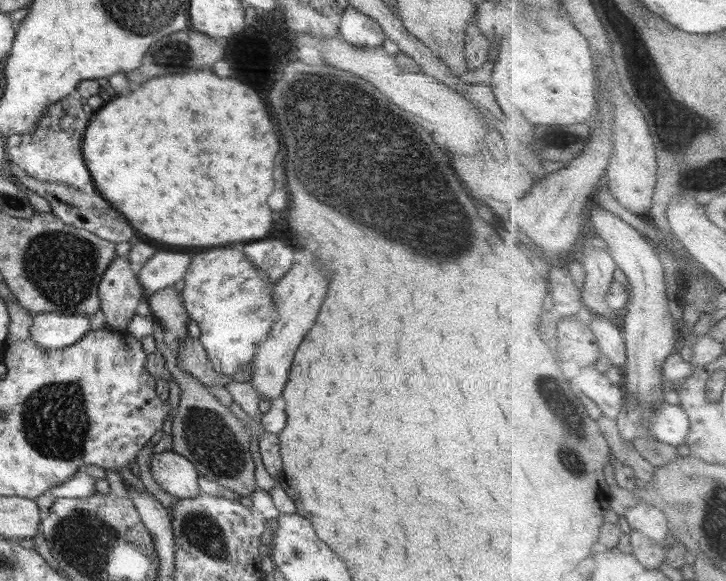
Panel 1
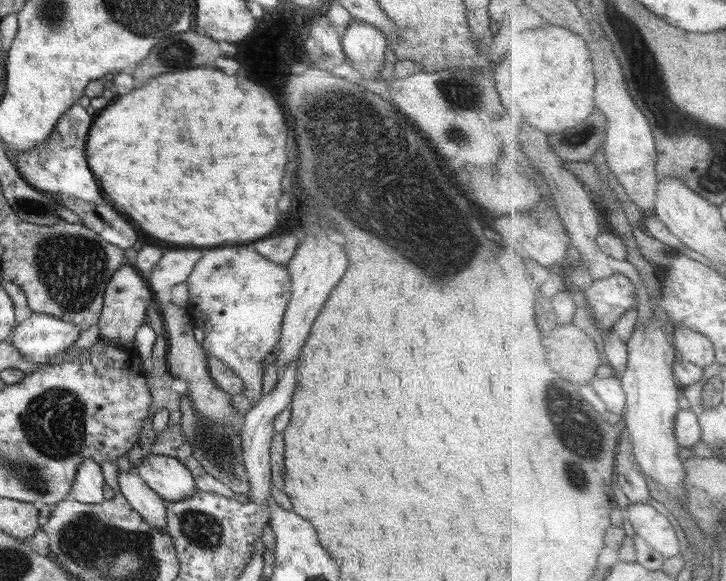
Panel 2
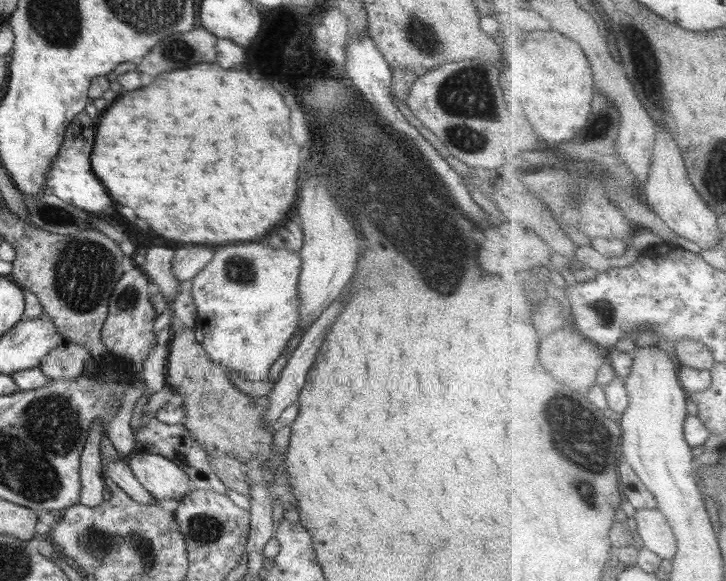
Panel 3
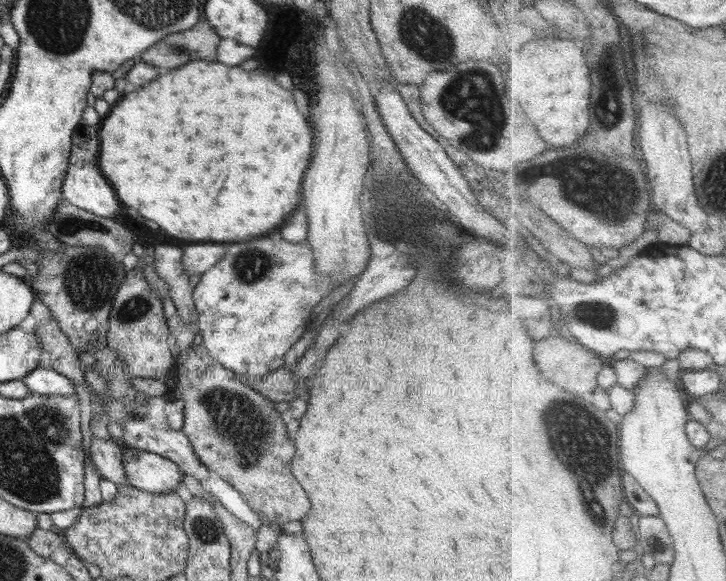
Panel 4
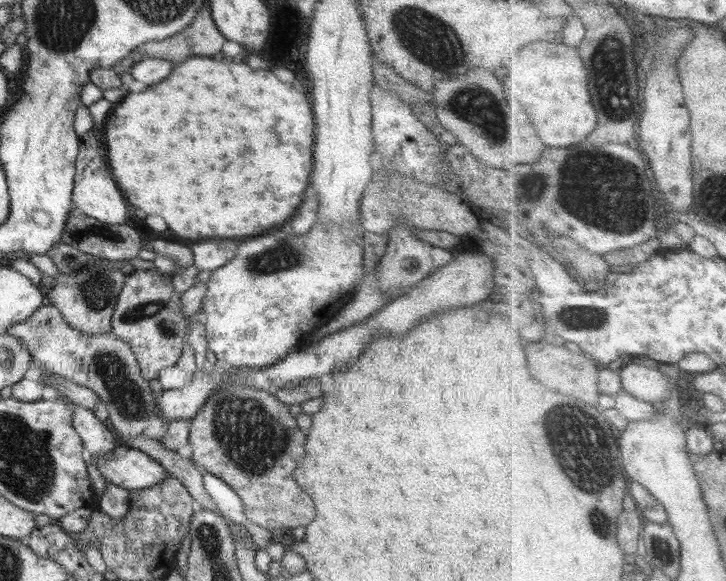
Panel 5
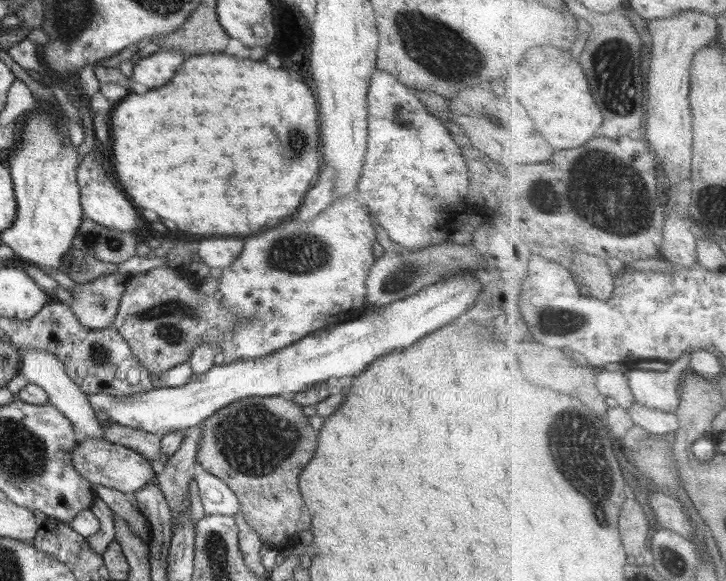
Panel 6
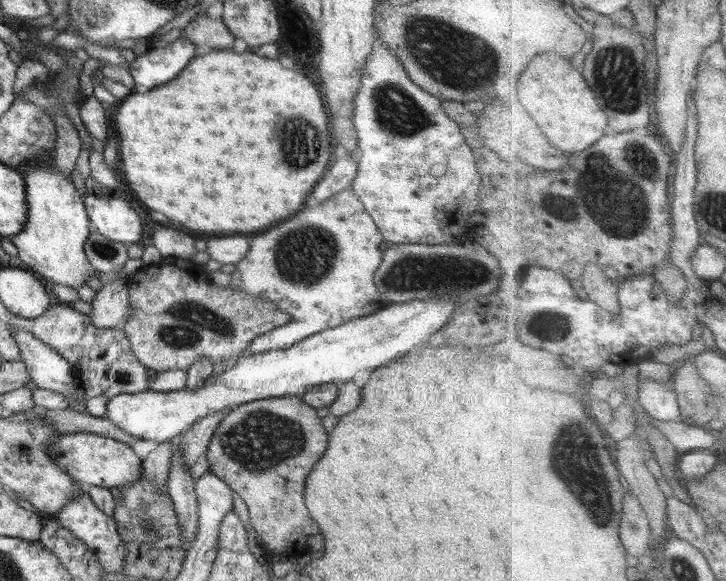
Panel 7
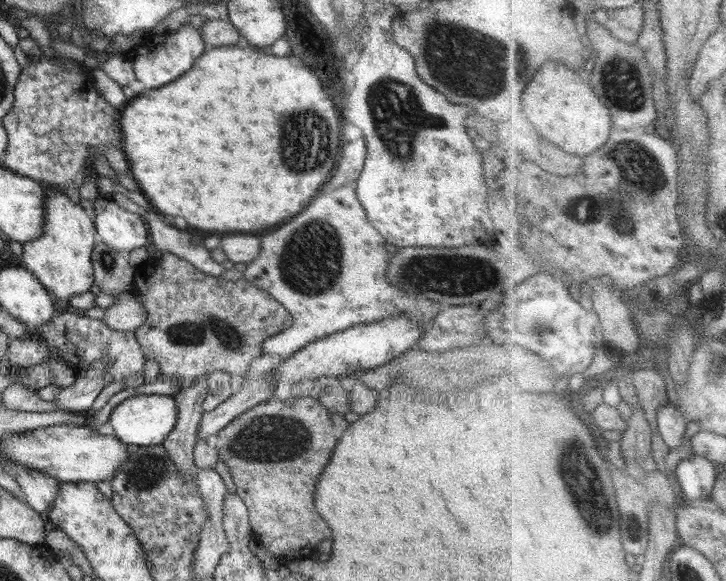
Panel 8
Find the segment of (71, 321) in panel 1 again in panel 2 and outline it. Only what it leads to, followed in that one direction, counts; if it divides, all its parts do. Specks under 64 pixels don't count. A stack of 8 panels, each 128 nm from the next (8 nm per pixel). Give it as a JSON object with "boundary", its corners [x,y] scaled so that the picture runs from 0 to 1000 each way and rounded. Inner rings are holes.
{"boundary":[[[44,539],[39,549],[18,565],[14,589],[39,623],[61,628],[109,583],[106,558],[77,547],[70,540]]]}

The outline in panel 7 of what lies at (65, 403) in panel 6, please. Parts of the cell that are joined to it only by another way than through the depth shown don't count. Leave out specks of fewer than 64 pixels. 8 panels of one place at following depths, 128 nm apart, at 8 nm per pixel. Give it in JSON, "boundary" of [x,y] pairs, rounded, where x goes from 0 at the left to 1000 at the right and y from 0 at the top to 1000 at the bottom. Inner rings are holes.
{"boundary":[[[6,565],[17,571],[29,606],[29,620],[33,621],[41,651],[55,670],[77,675],[88,683],[99,683],[96,707],[120,711],[117,688],[105,688],[109,657],[99,644],[95,623],[83,613],[70,596],[52,585],[45,575],[26,565]]]}

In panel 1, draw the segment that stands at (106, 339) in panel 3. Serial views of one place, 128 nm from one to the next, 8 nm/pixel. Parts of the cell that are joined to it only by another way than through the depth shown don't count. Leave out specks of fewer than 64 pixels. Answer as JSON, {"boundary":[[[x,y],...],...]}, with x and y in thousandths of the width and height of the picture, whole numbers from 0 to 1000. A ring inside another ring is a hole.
{"boundary":[[[174,441],[154,448],[139,475],[134,501],[146,561],[167,571],[174,571],[175,558],[187,542],[190,520],[204,506]]]}

